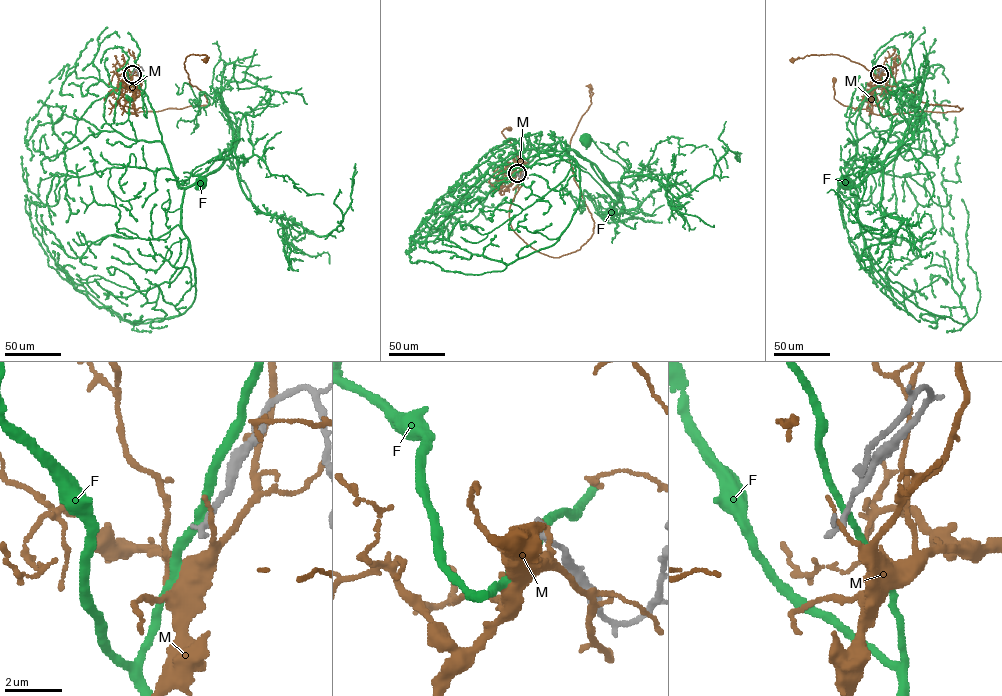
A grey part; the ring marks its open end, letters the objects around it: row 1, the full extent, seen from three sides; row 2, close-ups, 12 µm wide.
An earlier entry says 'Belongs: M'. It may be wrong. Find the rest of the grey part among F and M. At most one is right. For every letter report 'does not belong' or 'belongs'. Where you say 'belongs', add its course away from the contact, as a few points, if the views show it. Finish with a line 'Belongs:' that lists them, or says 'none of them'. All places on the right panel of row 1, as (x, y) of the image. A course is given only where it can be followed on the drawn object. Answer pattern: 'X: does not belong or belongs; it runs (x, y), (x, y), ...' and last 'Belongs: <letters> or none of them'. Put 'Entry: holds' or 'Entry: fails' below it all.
F: does not belong
M: does not belong
Belongs: none of them
Entry: fails

